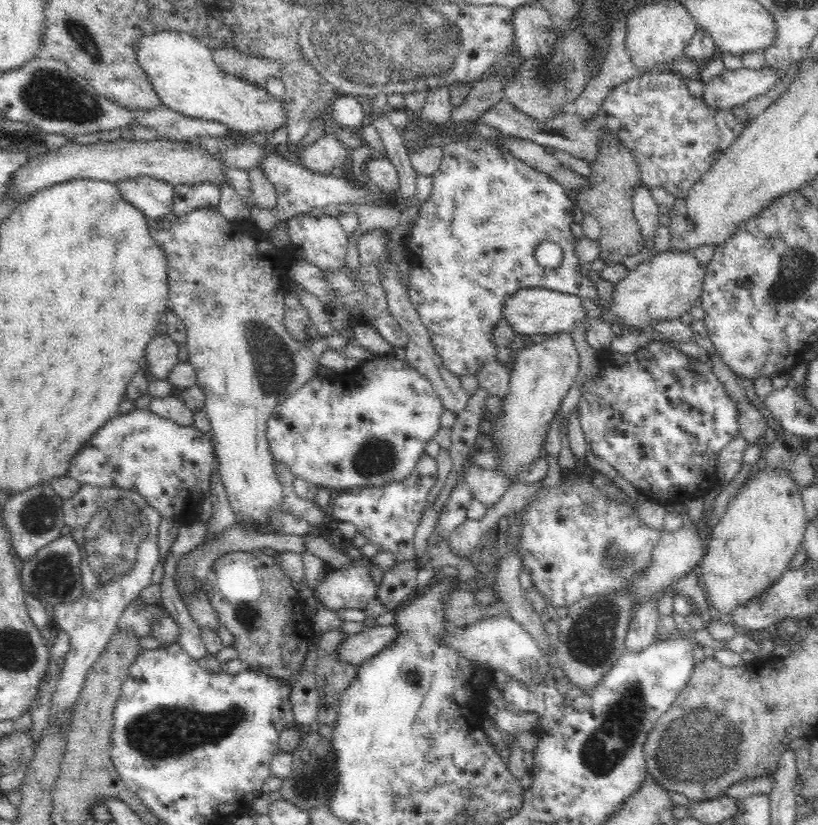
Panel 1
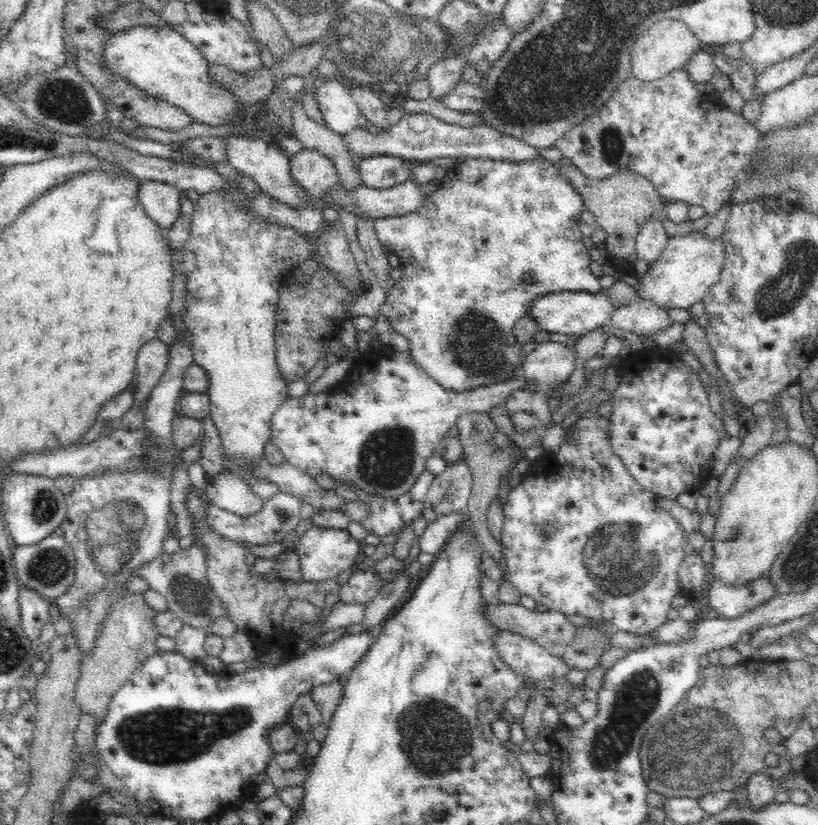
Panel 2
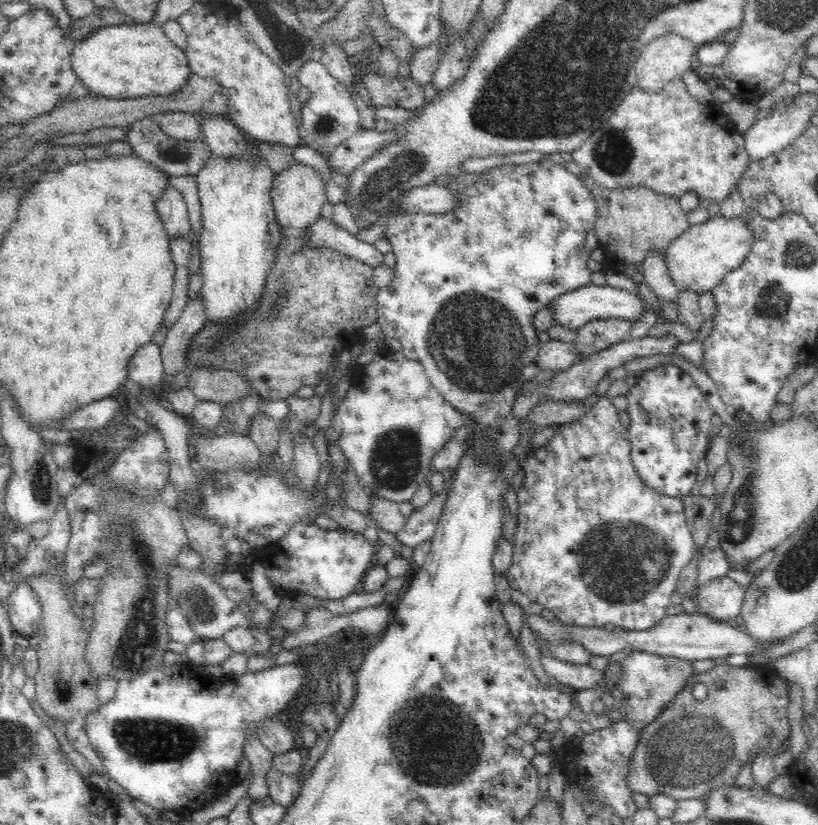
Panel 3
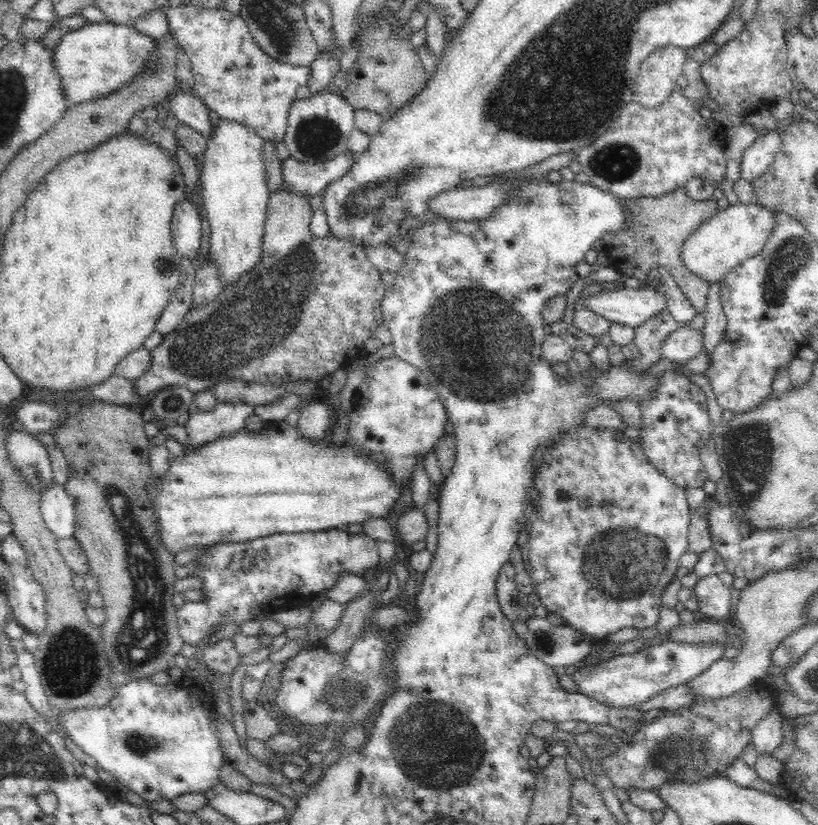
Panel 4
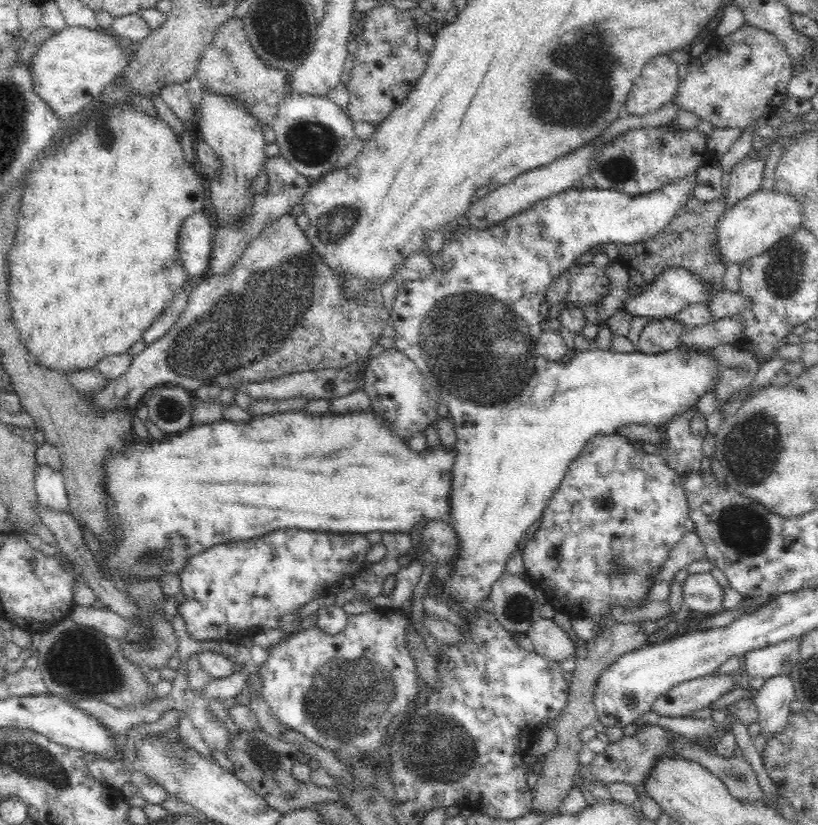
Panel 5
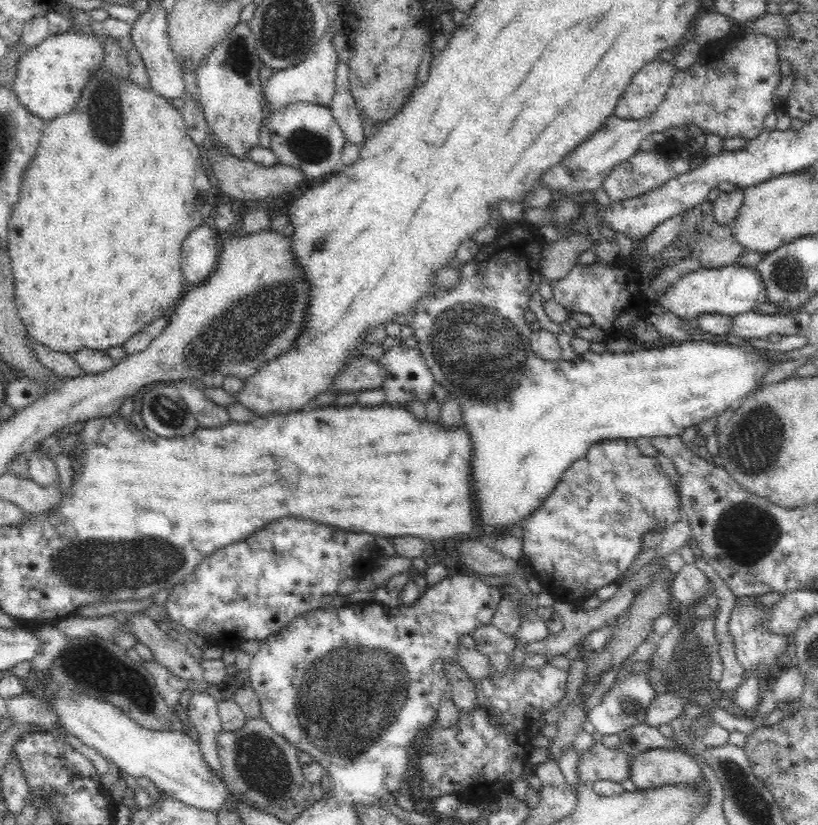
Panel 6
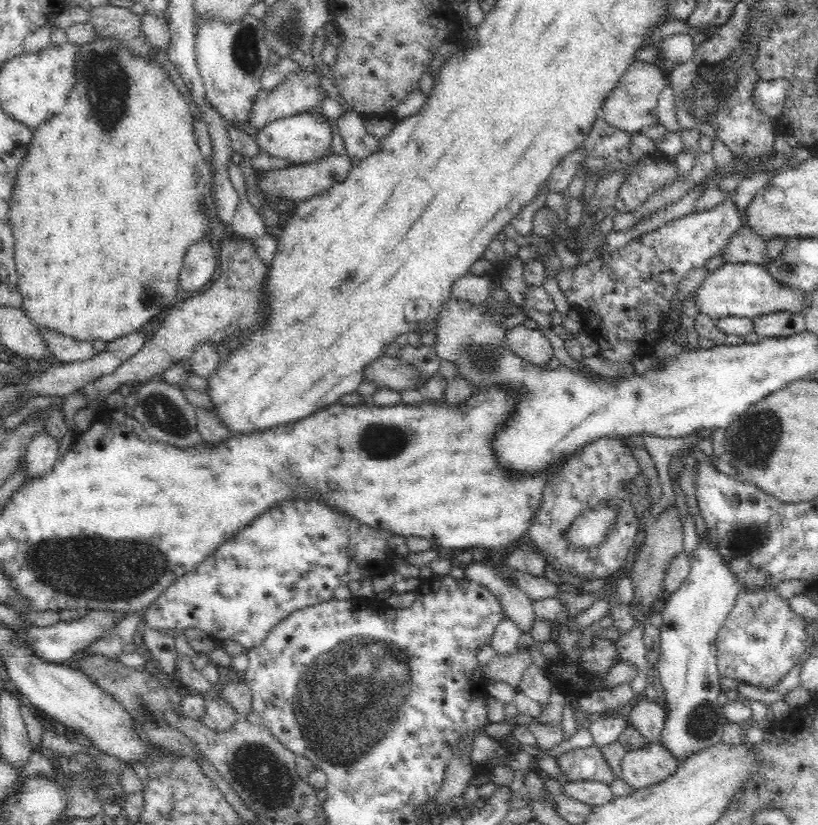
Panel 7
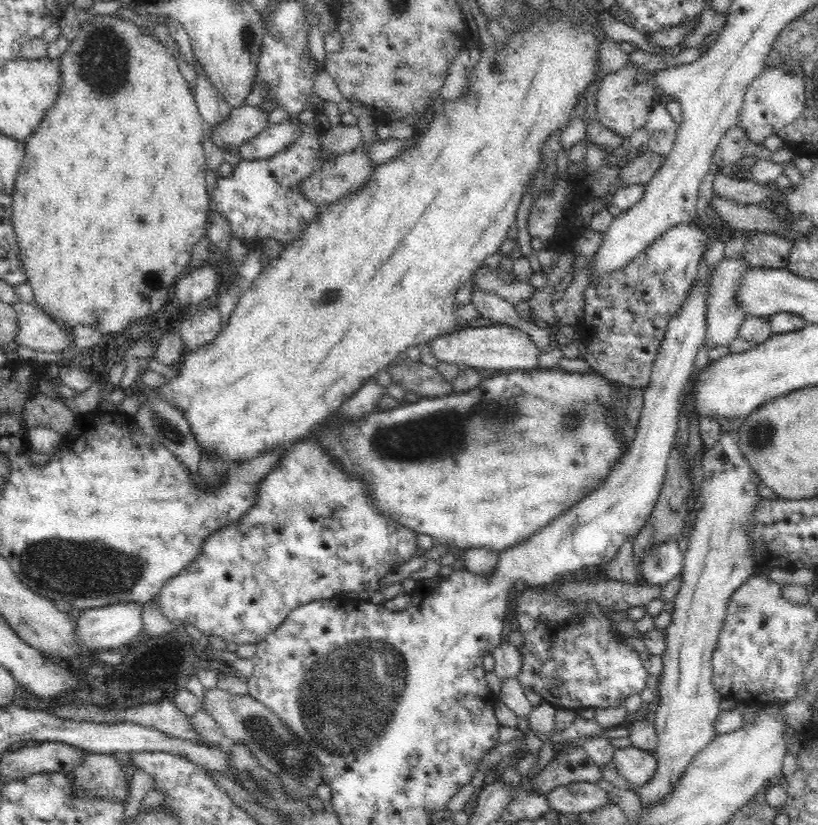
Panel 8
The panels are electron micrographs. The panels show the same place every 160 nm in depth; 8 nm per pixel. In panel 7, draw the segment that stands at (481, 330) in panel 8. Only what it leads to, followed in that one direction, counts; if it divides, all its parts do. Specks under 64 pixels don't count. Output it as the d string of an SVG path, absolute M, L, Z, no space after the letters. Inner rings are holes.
M516 325L506 330L504 345L510 347L514 355L518 355L526 363L543 365L554 357L550 342L538 329L528 329L524 325Z

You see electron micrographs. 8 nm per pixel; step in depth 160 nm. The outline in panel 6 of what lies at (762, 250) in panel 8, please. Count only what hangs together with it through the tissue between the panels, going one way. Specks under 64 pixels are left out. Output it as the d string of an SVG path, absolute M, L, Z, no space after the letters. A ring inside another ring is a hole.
M708 200L693 206L683 216L684 228L678 236L680 239L694 239L694 245L689 252L690 257L697 258L704 269L718 268L738 263L740 258L748 252L734 237L732 226L721 226L714 221L714 211Z

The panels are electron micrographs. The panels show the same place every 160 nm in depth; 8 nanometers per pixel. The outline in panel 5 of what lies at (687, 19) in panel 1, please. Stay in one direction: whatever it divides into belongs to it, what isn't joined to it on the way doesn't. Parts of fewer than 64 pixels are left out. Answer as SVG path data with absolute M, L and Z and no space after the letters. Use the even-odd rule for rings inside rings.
M668 53L651 58L627 95L627 115L643 116L673 100L679 84L677 70L678 64Z

